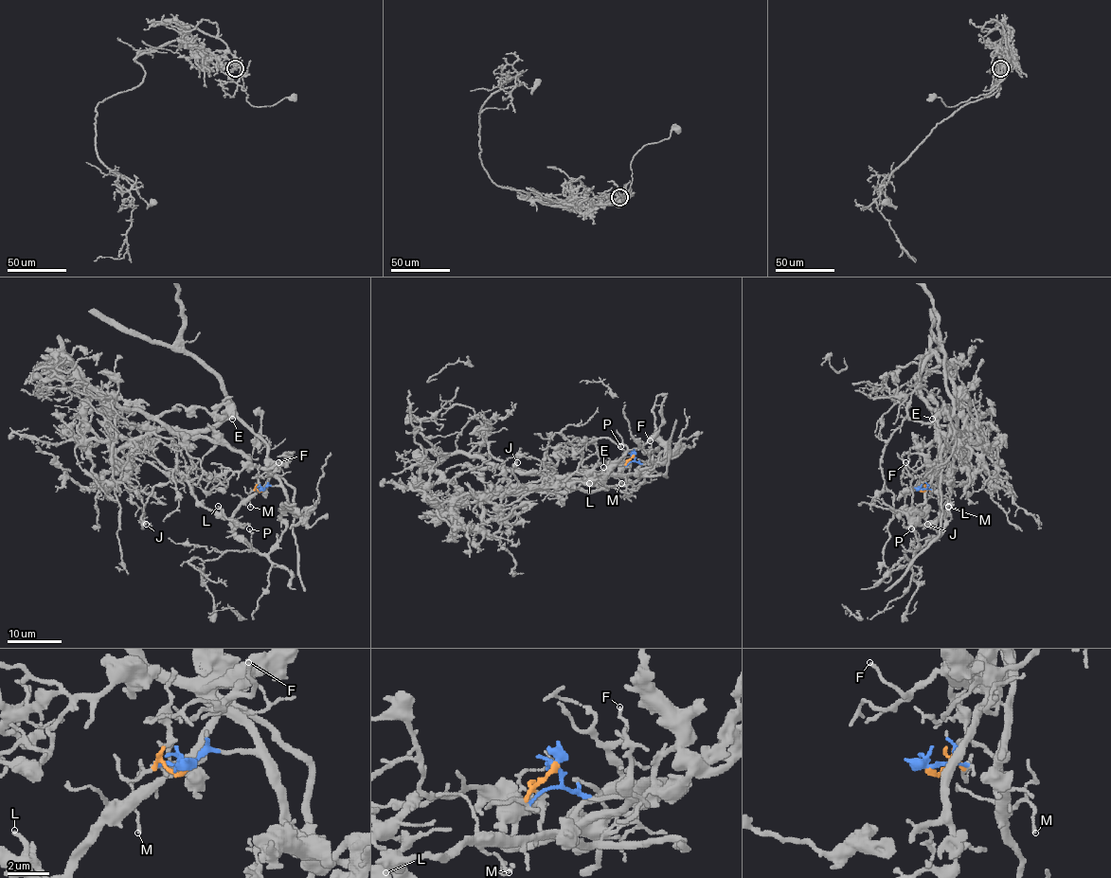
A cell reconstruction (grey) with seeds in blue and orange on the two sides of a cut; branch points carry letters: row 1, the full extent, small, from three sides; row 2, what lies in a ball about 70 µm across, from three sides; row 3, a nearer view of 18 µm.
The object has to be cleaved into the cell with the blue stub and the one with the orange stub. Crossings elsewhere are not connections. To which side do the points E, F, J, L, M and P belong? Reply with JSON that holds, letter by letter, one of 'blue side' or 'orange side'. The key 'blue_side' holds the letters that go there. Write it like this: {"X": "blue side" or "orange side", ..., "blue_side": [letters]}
{"E": "blue side", "F": "blue side", "J": "orange side", "L": "orange side", "M": "orange side", "P": "orange side", "blue_side": ["E", "F"]}

